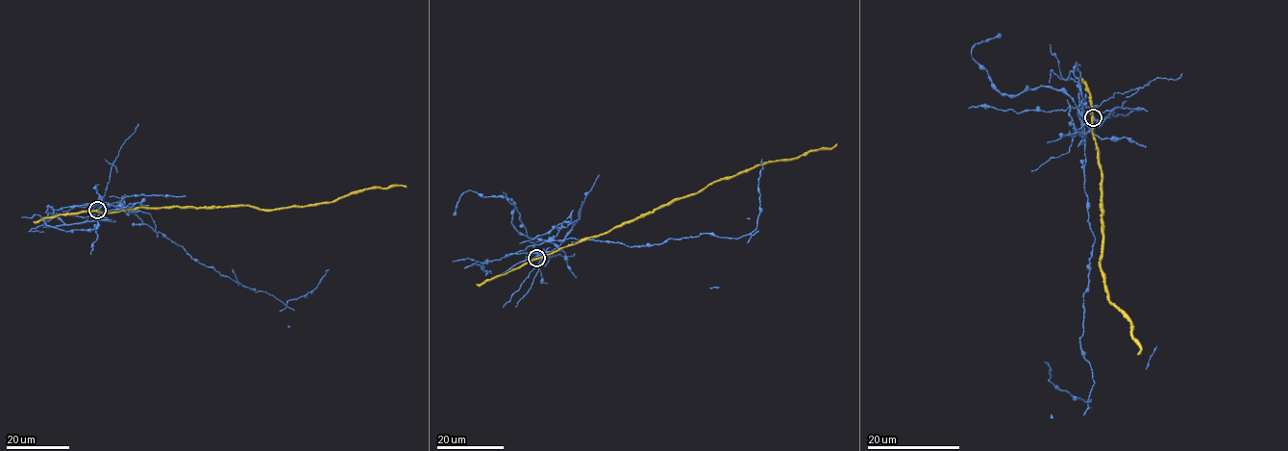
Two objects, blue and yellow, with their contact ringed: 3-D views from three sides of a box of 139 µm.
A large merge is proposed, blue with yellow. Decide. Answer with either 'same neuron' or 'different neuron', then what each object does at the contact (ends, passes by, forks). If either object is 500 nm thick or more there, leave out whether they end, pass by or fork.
different neuron; blue ends there; yellow passes by

